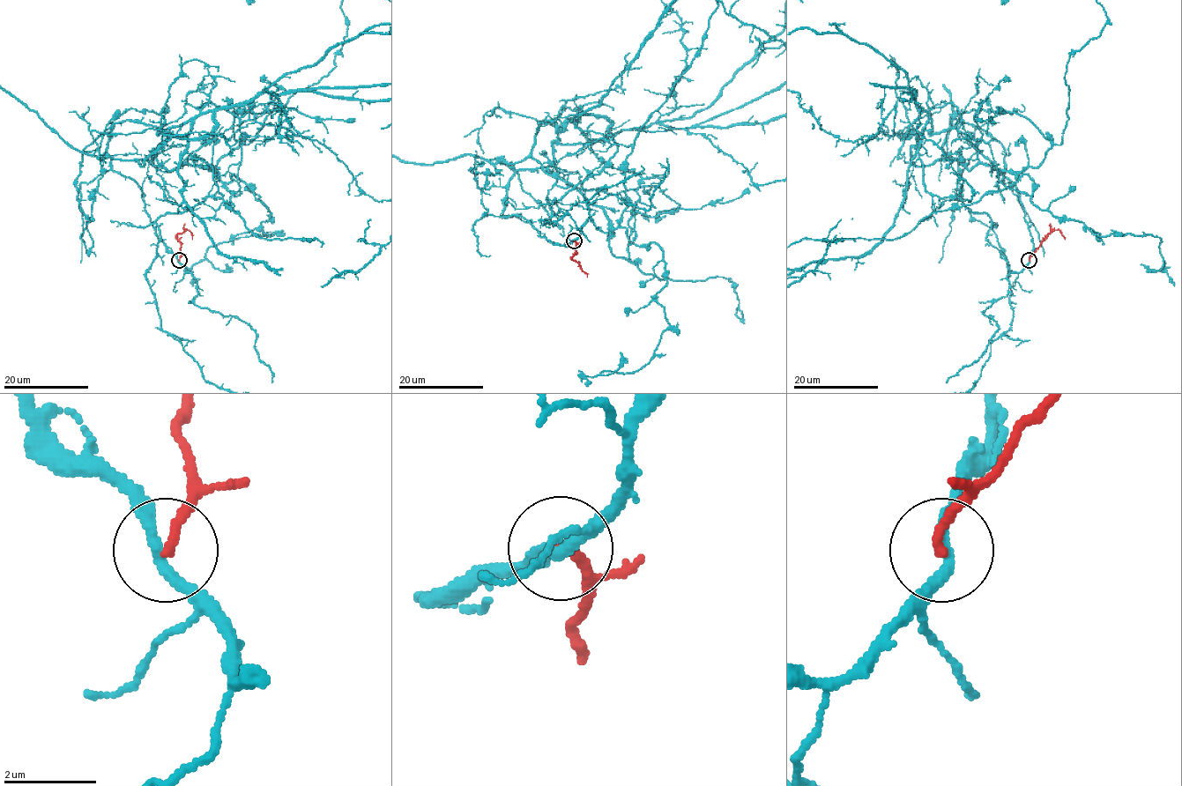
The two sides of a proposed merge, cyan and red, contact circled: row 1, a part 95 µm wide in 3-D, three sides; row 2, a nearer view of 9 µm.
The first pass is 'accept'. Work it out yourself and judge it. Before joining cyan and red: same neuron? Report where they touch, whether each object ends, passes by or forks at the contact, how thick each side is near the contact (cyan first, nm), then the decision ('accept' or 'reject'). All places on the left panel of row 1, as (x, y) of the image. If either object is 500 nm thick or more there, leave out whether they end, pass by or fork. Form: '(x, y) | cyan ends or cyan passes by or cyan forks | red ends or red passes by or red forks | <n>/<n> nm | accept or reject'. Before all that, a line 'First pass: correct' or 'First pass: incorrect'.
First pass: incorrect
(179, 260) | cyan passes by | red ends | 240/200 nm | reject

